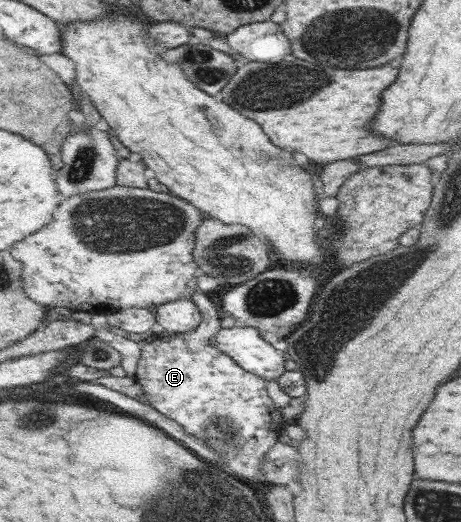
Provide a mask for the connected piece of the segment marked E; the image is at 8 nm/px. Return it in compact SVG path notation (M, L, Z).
M199 291L191 295L193 303L203 313L203 321L197 329L185 334L169 333L164 338L144 342L135 379L142 385L144 396L161 413L182 425L187 433L199 437L220 455L220 466L246 481L267 482L264 479L264 461L272 447L279 443L285 421L281 408L275 407L267 393L267 381L257 374L243 369L230 355L215 344L214 337L223 329L215 301L209 293Z

